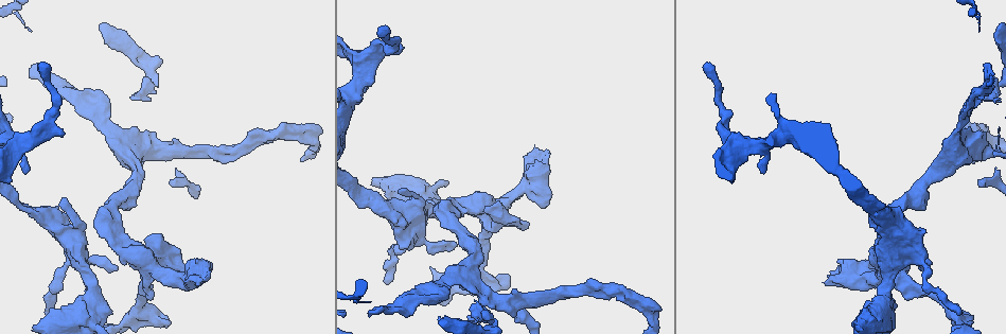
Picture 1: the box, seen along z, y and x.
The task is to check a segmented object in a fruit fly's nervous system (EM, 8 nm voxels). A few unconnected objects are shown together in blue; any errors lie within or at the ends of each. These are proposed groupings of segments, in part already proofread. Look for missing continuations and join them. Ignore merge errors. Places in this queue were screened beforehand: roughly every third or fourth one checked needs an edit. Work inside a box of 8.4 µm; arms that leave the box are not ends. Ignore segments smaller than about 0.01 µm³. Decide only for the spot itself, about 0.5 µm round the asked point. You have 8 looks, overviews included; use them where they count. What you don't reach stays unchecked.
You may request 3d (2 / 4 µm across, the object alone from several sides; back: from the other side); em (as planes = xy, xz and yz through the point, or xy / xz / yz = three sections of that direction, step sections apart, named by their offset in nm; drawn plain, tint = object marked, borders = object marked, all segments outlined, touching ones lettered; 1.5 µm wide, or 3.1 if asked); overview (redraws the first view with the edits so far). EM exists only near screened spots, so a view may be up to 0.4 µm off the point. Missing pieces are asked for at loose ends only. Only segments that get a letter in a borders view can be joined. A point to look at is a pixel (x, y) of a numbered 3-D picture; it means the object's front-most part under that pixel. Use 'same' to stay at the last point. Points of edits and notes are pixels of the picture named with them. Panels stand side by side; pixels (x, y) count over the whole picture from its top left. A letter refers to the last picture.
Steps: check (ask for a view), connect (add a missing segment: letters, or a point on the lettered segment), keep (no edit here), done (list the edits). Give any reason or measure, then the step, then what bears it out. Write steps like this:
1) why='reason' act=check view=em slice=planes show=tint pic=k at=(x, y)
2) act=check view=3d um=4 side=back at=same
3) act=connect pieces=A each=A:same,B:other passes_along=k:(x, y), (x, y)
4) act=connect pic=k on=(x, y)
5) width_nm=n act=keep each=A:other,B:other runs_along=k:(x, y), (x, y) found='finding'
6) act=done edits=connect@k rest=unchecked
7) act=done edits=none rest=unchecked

why='tapers out' act=check view=em slice=xz step=4 show=borders pic=1 at=(960, 314)

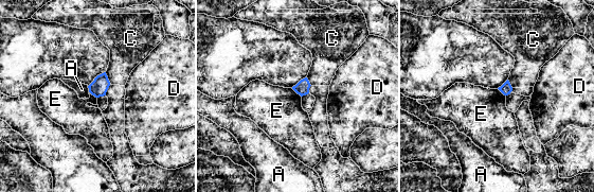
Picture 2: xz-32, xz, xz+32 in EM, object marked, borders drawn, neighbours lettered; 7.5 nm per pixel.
width_nm=90 act=keep each=A:other,C:other,D:other,E:other border=2:(291, 88), (301, 97) found='no lettered segment goes on from it'

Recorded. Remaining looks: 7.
why='free end' act=check view=3d um=2 pic=1 at=(922, 270)

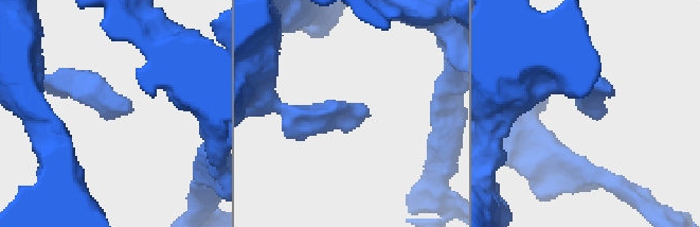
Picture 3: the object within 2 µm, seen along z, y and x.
why='shape alone is not enough' act=check view=em slice=planes show=tint pic=3 at=(368, 113)

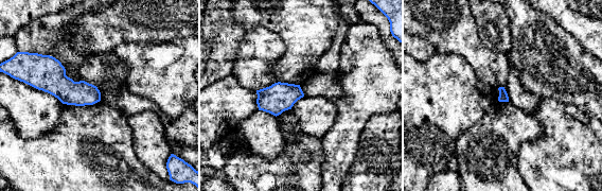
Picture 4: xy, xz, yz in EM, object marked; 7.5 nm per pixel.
act=check view=em slice=planes show=borders at=same

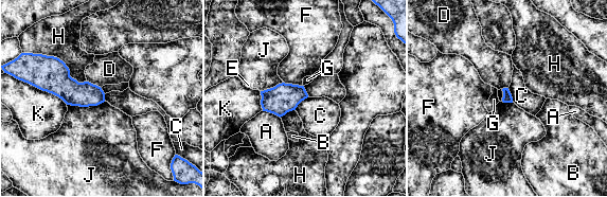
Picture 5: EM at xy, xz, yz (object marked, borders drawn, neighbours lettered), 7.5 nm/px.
act=keep each=A:other,B:other,C:other,D:other,E:other,F:other,G:other,H:other,J:other,K:other border=5:(308, 96), (295, 109) found='no lettered segment goes on from it'

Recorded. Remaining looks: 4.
why='long arm stops here' act=check view=3d um=2 pic=1 at=(380, 29)

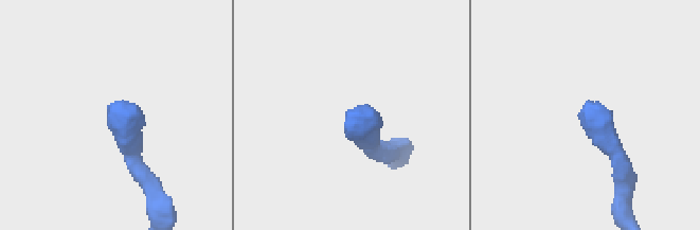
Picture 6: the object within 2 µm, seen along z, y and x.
why='shape alone is not enough' act=check view=em slice=planes show=borders pic=6 at=(589, 104)

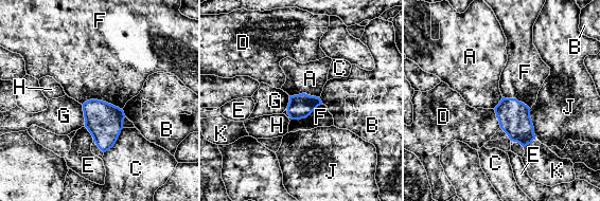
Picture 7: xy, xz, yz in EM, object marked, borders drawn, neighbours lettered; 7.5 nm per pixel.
act=keep each=A:other,B:other,C:other,D:other,E:other,F:other,G:other,H:other,J:other,K:other border=7:(322, 104), (304, 117), (286, 113) found='no lettered segment goes on from it'

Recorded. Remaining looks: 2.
why='branch stops here' act=check view=em slice=planes show=borders pic=1 at=(200, 284)

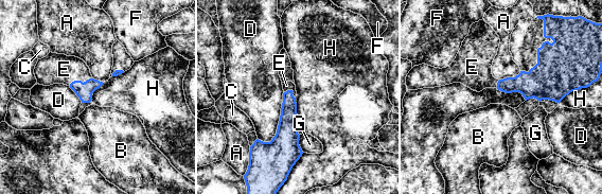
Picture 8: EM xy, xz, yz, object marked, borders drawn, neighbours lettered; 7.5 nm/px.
act=connect pieces=E each=A:other,B:other,C:other,D:other,E:same,F:other,G:other,H:other passes_along=8:(84, 90), (81, 81), (54, 68) found='it goes on there'

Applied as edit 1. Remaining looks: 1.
act=done edits=connect@8 rest=unchecked

